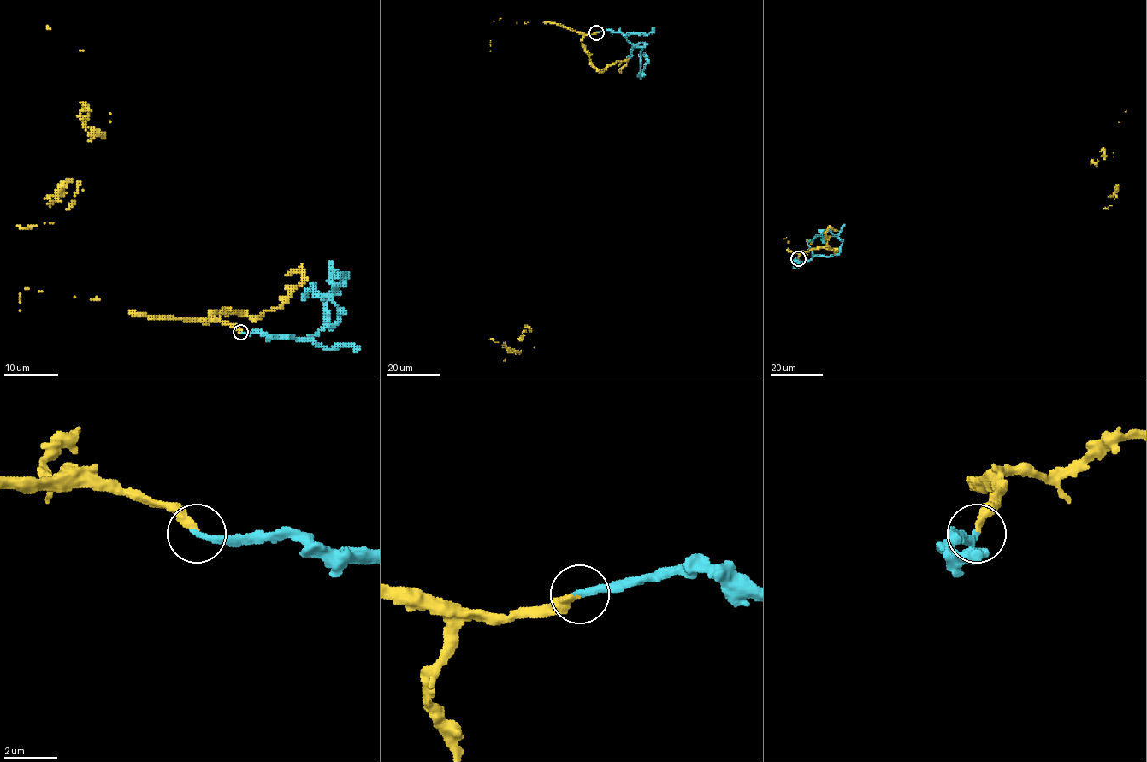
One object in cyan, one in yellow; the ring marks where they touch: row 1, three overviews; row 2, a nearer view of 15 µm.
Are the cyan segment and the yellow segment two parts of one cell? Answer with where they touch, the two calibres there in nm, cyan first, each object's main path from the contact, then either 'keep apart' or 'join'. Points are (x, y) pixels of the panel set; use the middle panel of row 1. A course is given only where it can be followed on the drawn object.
(596, 32) | 260/260 nm | cyan via (596, 32), (609, 30), (620, 32), (634, 45), (640, 47), (639, 76), (647, 62), (646, 56) | yellow via (596, 32), (586, 34), (582, 44), (598, 70), (627, 62), (503, 360) | join

